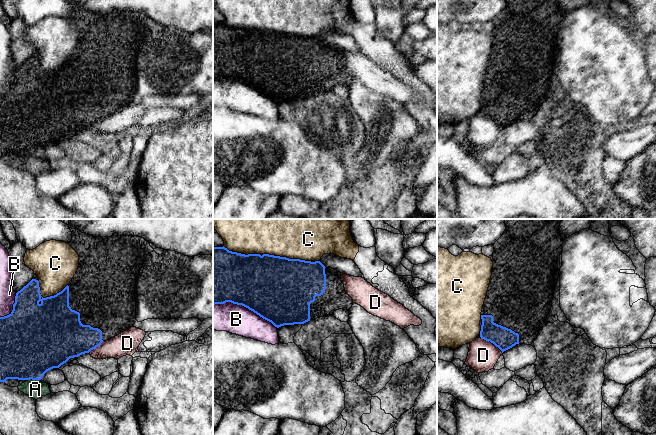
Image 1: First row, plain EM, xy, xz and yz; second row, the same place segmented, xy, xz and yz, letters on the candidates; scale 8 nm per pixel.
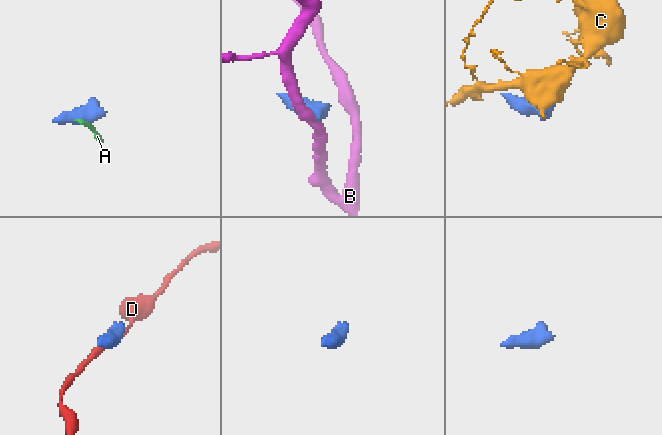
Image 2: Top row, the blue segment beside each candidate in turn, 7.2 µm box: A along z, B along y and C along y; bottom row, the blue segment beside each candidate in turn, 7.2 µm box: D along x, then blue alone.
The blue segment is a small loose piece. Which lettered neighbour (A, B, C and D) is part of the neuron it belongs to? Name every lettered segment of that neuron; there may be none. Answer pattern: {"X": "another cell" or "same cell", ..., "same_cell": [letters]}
{"A": "another cell", "B": "another cell", "C": "another cell", "D": "another cell", "same_cell": []}

